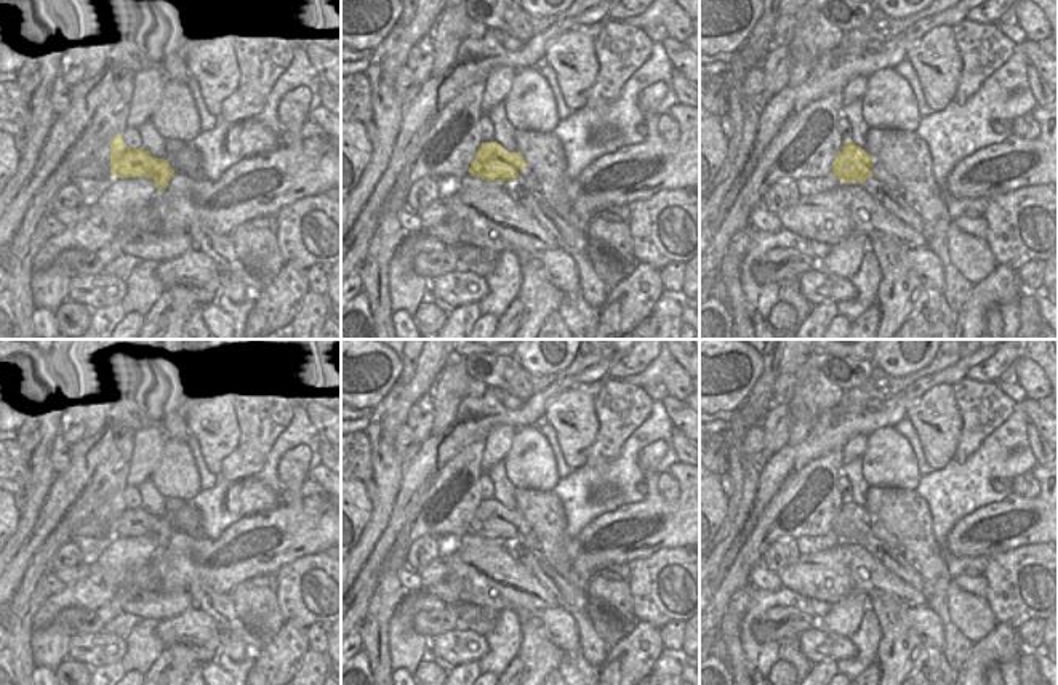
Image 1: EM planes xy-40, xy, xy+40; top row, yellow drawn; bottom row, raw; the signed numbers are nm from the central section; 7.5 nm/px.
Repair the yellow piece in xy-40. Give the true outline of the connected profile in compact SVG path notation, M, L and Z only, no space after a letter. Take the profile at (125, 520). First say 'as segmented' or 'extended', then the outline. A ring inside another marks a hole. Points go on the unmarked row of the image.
as segmented; M117 490L110 501L110 531L117 536L152 536L165 547L174 528L165 517L152 515L144 506L130 507Z

